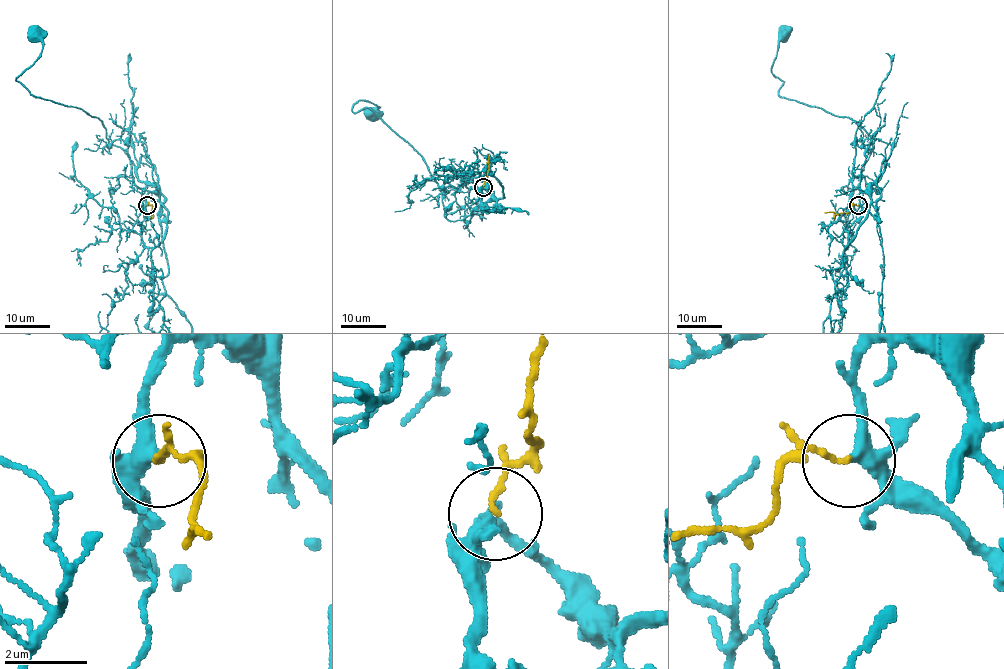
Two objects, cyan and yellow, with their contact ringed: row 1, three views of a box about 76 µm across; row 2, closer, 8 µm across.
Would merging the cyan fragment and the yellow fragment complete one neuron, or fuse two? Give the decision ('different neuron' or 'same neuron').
same neuron

